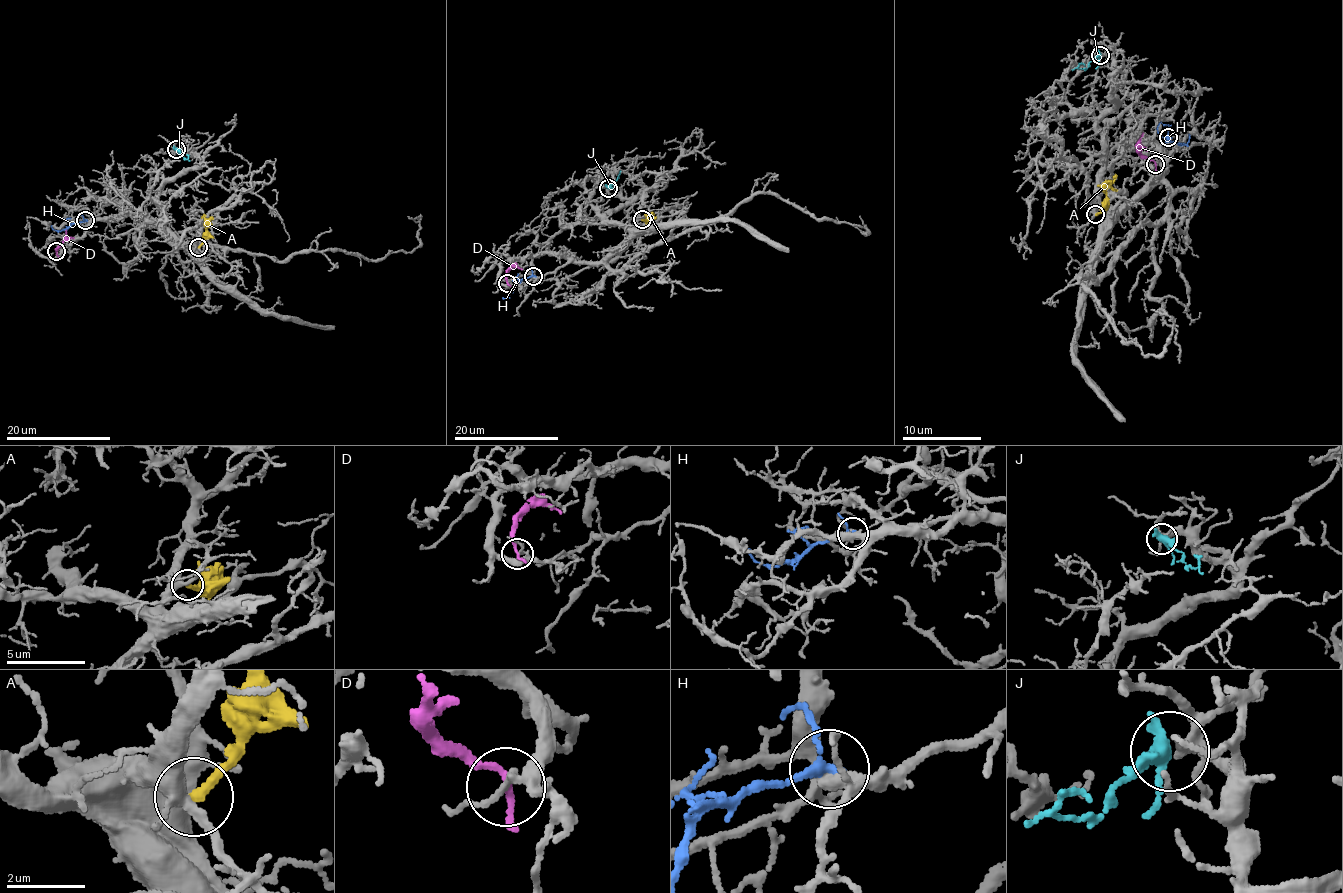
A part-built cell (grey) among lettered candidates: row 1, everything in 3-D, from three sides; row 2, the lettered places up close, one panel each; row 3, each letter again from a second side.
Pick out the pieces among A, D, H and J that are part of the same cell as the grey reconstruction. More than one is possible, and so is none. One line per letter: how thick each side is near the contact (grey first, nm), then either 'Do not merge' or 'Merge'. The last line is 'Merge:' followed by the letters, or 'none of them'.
A: Thickness 320 nm (grey) against 240 nm. Do not merge
D: Thickness 140 nm (grey) against 200 nm. Do not merge
H: Thickness 320 nm (grey) against 220 nm. Merge
J: Thickness 190 nm (grey) against 320 nm. Merge
Merge: H, J

